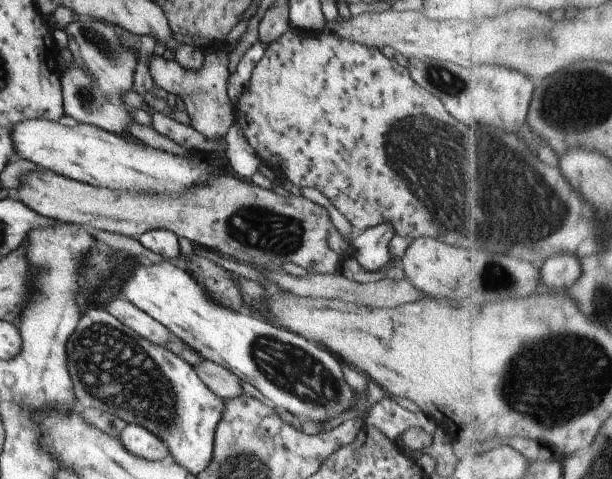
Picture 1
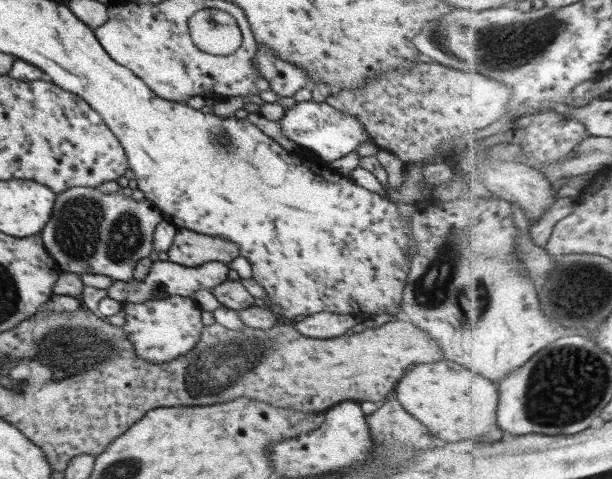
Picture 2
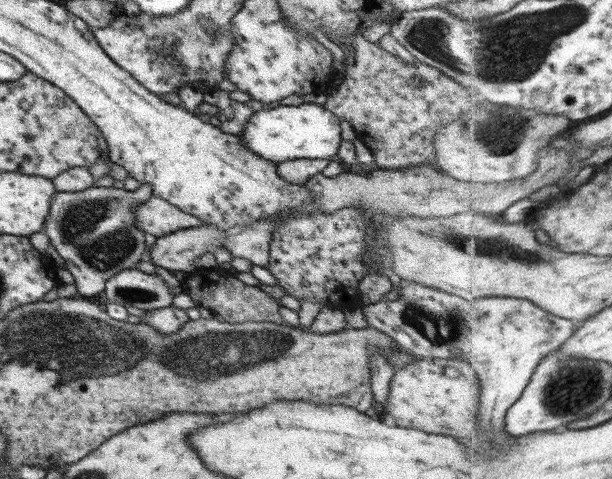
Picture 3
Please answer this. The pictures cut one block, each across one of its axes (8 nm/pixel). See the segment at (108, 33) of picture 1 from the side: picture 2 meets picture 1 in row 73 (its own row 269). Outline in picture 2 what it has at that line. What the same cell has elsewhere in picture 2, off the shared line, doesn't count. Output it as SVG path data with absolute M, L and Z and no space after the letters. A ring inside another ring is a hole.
M68 188L56 195L56 202L50 220L44 225L40 235L49 256L63 271L81 274L102 274L115 281L127 281L134 276L134 267L139 260L148 257L153 249L153 232L164 219L161 210L148 199L136 201L121 191L111 194L95 188Z

